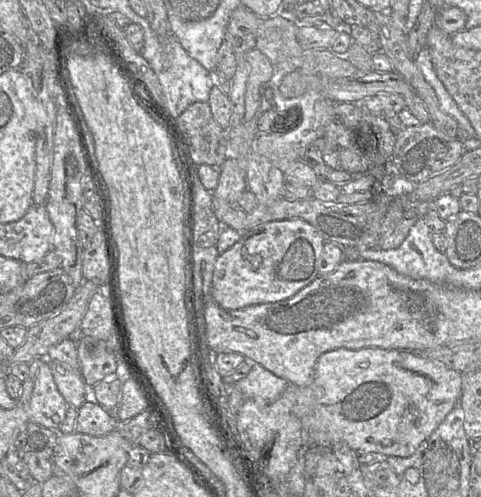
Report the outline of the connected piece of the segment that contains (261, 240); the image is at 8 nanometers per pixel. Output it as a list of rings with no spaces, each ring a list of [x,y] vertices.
[[[285,219],[260,224],[249,231],[240,232],[242,237],[227,251],[216,259],[211,282],[210,298],[225,310],[237,310],[251,305],[280,302],[294,296],[297,292],[310,284],[319,276],[320,259],[323,252],[324,239],[319,231],[307,221],[302,219]]]

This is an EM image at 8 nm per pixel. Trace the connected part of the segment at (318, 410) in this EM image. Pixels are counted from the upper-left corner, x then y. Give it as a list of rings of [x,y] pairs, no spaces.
[[[338,348],[318,358],[311,384],[305,387],[288,385],[280,397],[286,400],[293,414],[301,421],[306,442],[318,446],[346,443],[355,452],[405,458],[416,451],[458,404],[461,384],[461,373],[421,356],[418,352]]]

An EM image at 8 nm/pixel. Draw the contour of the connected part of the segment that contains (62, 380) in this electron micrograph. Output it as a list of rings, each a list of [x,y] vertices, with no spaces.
[[[50,361],[54,381],[69,407],[79,409],[86,401],[96,402],[93,386],[85,384],[80,370]]]

